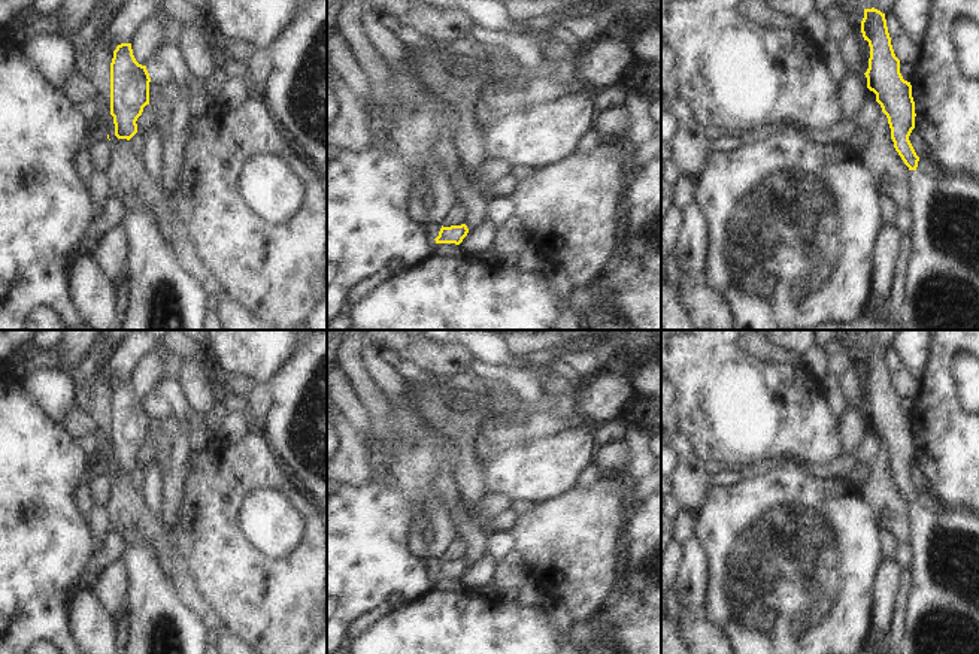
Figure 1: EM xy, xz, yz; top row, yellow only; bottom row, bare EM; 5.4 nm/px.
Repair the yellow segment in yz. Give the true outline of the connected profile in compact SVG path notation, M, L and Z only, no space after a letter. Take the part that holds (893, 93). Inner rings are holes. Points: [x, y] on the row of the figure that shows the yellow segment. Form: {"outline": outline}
{"outline": "M872 7L864 9L861 33L870 46L869 69L864 73L867 88L876 94L876 102L888 118L894 148L909 167L909 209L912 212L912 252L906 267L906 285L900 318L904 330L979 330L979 179L964 173L945 173L933 178L918 170L916 155L909 136L915 128L915 102L912 85L900 73L886 27L885 13Z"}

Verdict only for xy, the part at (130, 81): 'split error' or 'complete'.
complete

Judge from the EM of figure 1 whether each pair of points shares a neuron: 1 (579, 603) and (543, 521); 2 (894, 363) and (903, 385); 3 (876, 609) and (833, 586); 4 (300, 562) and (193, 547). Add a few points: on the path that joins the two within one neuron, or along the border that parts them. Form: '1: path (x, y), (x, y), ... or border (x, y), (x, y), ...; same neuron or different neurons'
1: path (579, 583), (578, 565), (572, 550), (564, 542); same neuron
2: path (897, 369), (902, 380); same neuron
3: border (876, 572), (872, 581), (870, 629); different neurons
4: path (273, 569), (230, 569), (220, 559); same neuron

